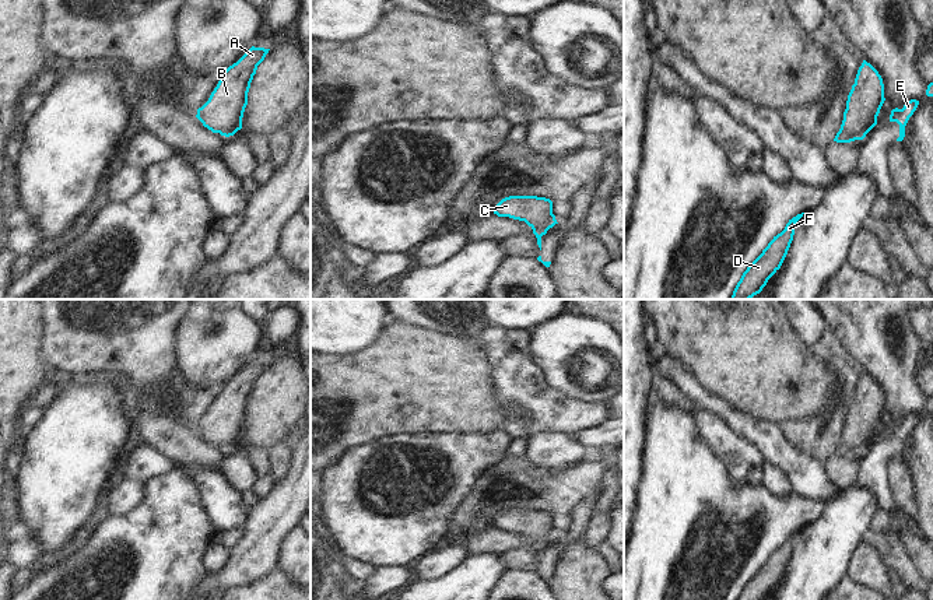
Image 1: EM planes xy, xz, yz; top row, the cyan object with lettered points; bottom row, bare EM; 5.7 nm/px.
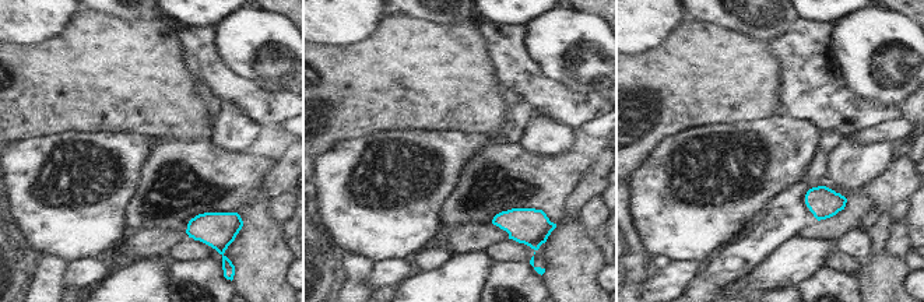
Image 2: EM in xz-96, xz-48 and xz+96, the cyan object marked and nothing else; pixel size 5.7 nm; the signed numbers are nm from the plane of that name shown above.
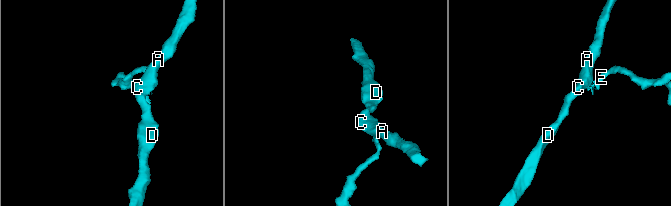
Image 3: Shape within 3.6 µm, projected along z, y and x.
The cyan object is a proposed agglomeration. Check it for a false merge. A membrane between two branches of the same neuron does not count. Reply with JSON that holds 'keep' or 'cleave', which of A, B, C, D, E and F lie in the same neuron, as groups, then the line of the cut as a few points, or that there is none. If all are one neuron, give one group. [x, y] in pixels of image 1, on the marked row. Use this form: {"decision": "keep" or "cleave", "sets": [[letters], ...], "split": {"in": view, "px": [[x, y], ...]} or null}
{"decision": "cleave", "sets": [["A", "B", "C", "D", "F"], ["E"]], "split": {"in": "xz", "px": [[546, 231], [536, 235]]}}

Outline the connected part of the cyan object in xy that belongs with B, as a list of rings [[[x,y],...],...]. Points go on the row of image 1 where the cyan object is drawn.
[[[252,46],[222,73],[208,101],[197,109],[196,117],[204,127],[225,137],[242,129],[250,83],[269,50]]]

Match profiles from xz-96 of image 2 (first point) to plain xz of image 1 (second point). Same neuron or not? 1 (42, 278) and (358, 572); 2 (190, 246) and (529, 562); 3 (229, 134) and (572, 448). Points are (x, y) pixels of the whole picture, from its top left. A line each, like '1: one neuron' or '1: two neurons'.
1: one neuron
2: one neuron
3: one neuron

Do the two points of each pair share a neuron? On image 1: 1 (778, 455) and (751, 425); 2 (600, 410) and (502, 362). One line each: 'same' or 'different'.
1: same
2: same

